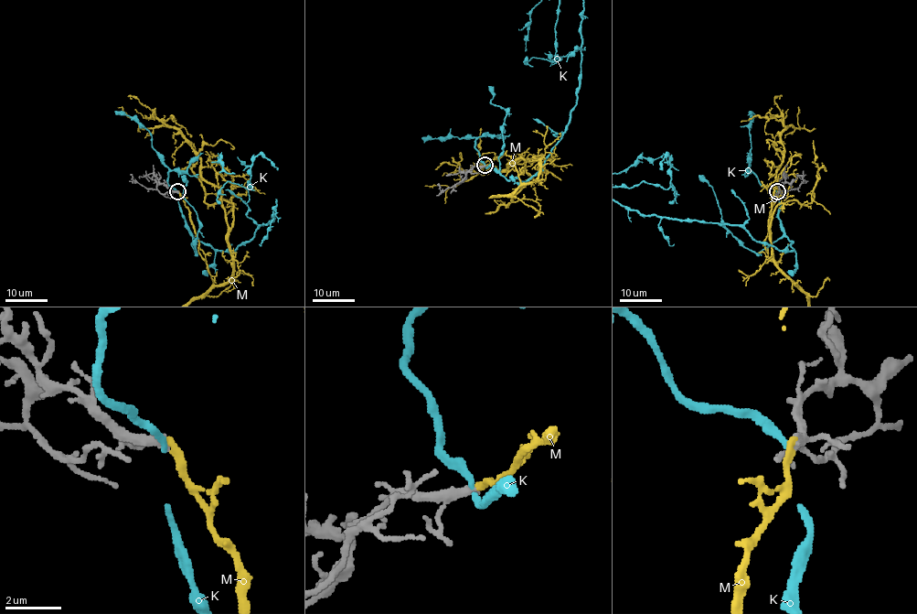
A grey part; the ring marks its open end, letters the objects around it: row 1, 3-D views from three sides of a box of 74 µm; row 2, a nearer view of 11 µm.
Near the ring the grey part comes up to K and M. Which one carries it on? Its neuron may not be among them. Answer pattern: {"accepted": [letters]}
{"accepted": ["M"]}

